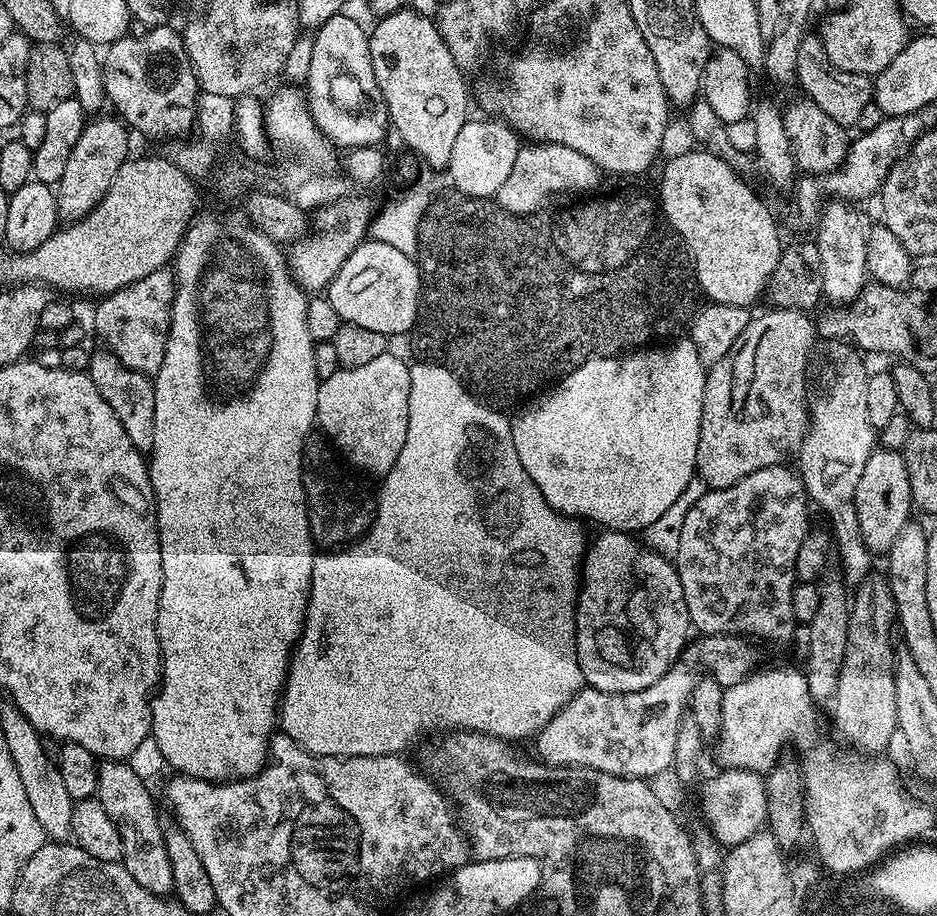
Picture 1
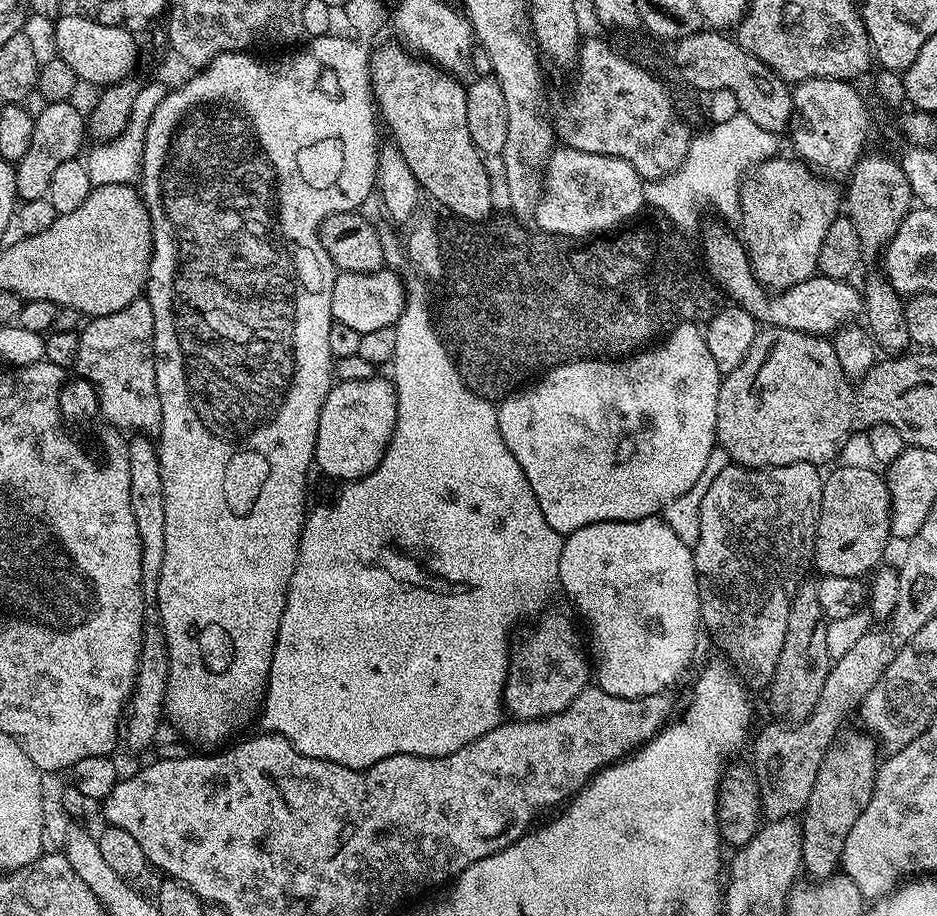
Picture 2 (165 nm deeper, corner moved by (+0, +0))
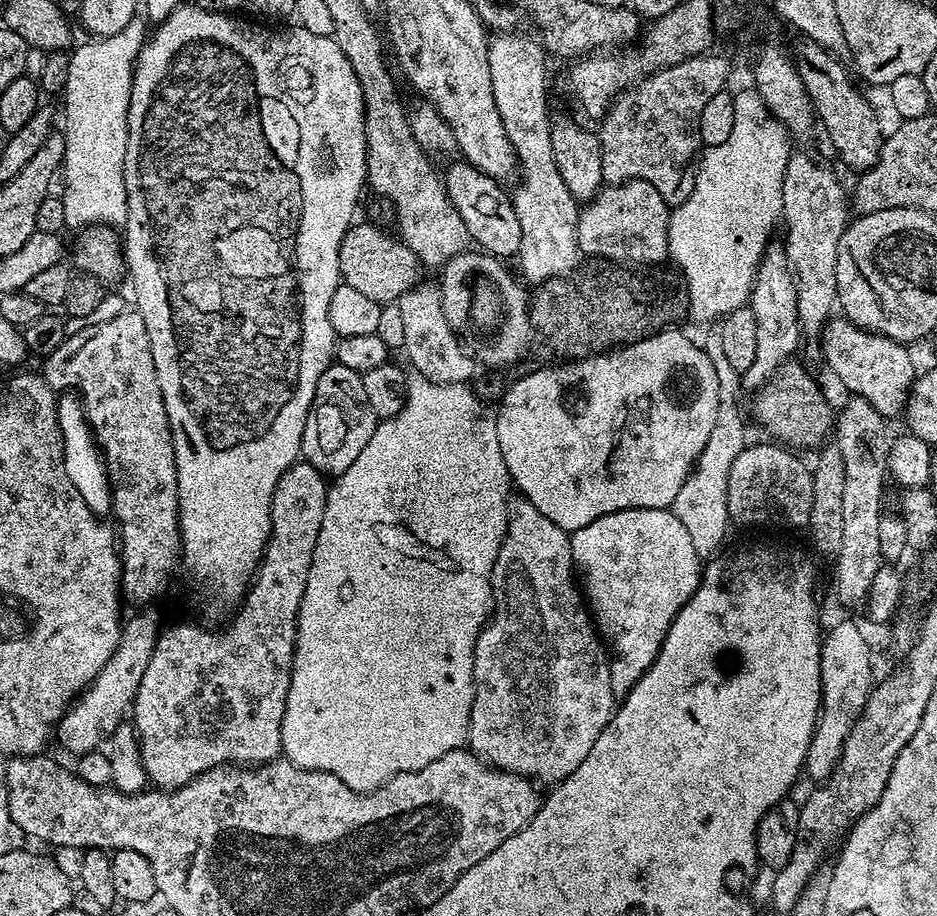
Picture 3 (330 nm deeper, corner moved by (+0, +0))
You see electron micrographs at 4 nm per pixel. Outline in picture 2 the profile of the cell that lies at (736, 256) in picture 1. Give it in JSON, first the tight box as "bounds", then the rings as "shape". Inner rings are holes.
{"bounds":[703,232,864,337],"shape":[[[720,232],[704,248],[703,263],[714,274],[719,291],[751,314],[761,325],[809,332],[815,336],[827,337],[841,331],[856,316],[864,311],[863,293],[845,280],[831,280],[822,275],[815,275],[806,282],[773,294],[761,284],[752,272],[748,252],[739,239],[728,232]],[[829,332],[829,333],[828,333]]]}

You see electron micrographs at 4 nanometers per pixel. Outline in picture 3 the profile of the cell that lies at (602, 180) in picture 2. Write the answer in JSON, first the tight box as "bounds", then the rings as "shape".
{"bounds":[576,180,670,264],"shape":[[[645,180],[601,187],[593,200],[579,209],[576,217],[576,244],[581,253],[596,258],[636,256],[640,264],[660,264],[669,259],[668,218],[670,205]]]}

